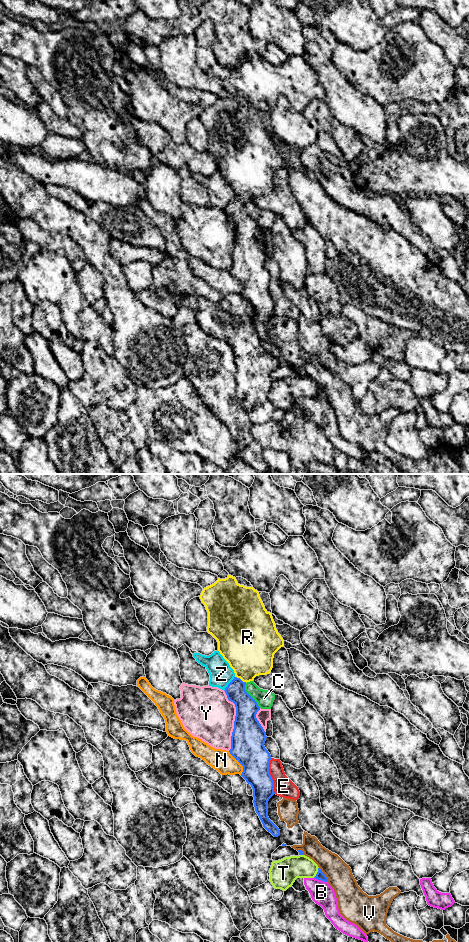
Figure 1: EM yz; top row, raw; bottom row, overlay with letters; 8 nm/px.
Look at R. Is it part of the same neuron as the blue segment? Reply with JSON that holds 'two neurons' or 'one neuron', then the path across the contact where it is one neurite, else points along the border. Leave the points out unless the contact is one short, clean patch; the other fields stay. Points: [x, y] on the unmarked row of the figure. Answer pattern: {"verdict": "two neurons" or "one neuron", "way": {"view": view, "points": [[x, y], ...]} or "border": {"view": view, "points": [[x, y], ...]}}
{"verdict": "one neuron"}

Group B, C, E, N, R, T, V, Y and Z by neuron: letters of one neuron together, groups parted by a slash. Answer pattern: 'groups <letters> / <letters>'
groups B / C / E / N / R / T / V / Y / Z

